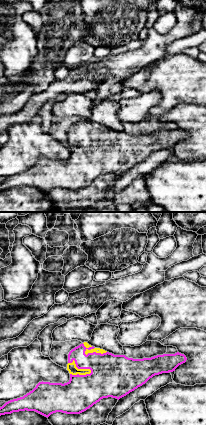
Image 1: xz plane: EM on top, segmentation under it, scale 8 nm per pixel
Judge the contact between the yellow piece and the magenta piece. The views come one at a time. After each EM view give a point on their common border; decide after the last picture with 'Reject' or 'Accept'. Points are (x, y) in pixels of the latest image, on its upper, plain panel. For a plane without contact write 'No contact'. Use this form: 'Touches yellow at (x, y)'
Touches yellow at (79, 145)

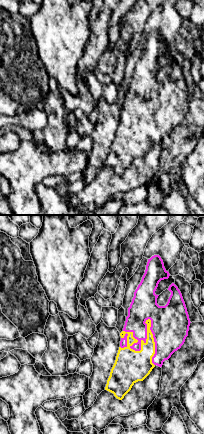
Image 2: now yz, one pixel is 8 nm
Touches yellow at (154, 118)

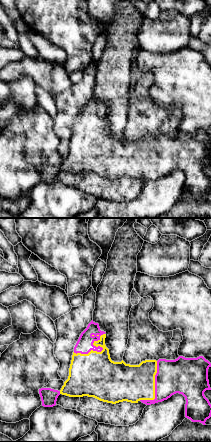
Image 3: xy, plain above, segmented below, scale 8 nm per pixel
Touches yellow at (99, 128)

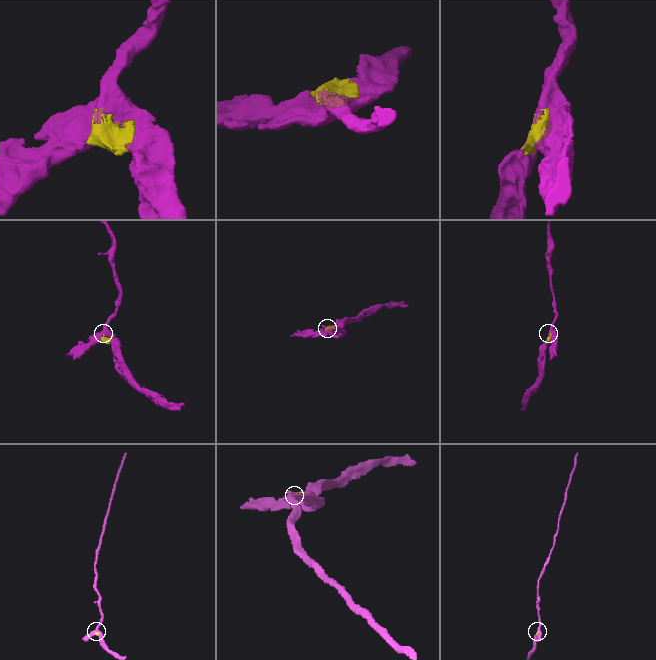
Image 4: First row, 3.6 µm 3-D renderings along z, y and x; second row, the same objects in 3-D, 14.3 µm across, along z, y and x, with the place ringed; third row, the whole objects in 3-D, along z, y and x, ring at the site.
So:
Accept

